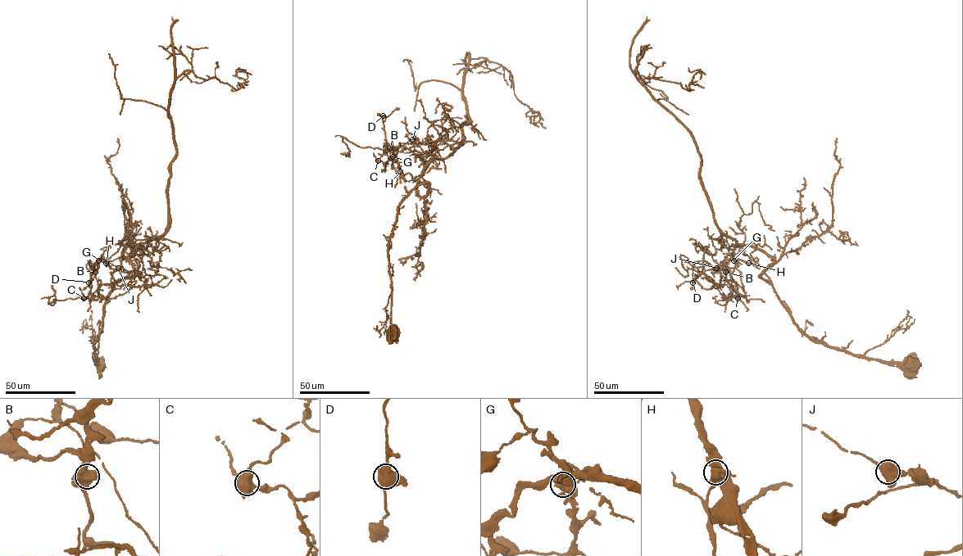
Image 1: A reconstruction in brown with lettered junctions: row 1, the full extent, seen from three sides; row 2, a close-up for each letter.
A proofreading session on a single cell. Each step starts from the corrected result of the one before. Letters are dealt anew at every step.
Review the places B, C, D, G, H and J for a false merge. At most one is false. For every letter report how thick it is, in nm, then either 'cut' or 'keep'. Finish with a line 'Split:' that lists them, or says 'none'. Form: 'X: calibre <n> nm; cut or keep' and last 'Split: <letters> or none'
B: calibre 650 nm; keep
C: calibre 750 nm; keep
D: calibre 700 nm; keep
G: calibre 550 nm; keep
H: calibre 600 nm; keep
J: calibre 600 nm; keep
Split: none

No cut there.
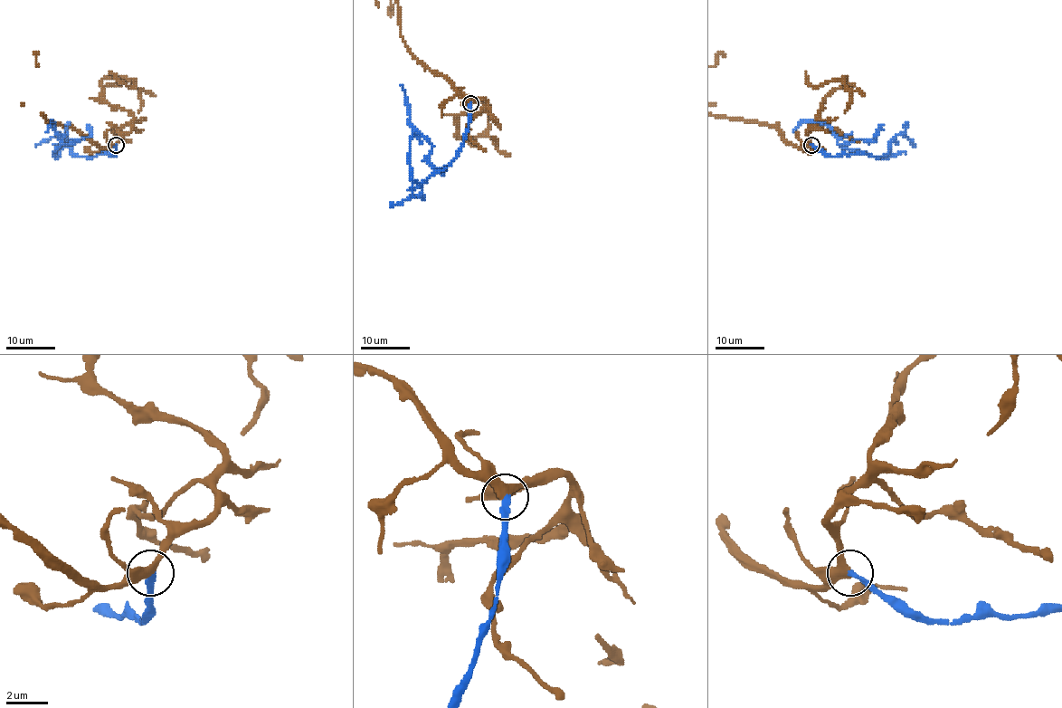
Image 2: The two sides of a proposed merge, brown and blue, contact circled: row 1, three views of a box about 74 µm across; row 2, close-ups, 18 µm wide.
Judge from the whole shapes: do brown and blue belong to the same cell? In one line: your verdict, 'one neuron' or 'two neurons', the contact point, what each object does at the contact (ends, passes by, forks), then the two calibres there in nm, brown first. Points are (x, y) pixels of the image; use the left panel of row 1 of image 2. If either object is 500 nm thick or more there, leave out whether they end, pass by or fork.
one neuron | (116, 145) | brown passes by | blue ends | 360/260 nm

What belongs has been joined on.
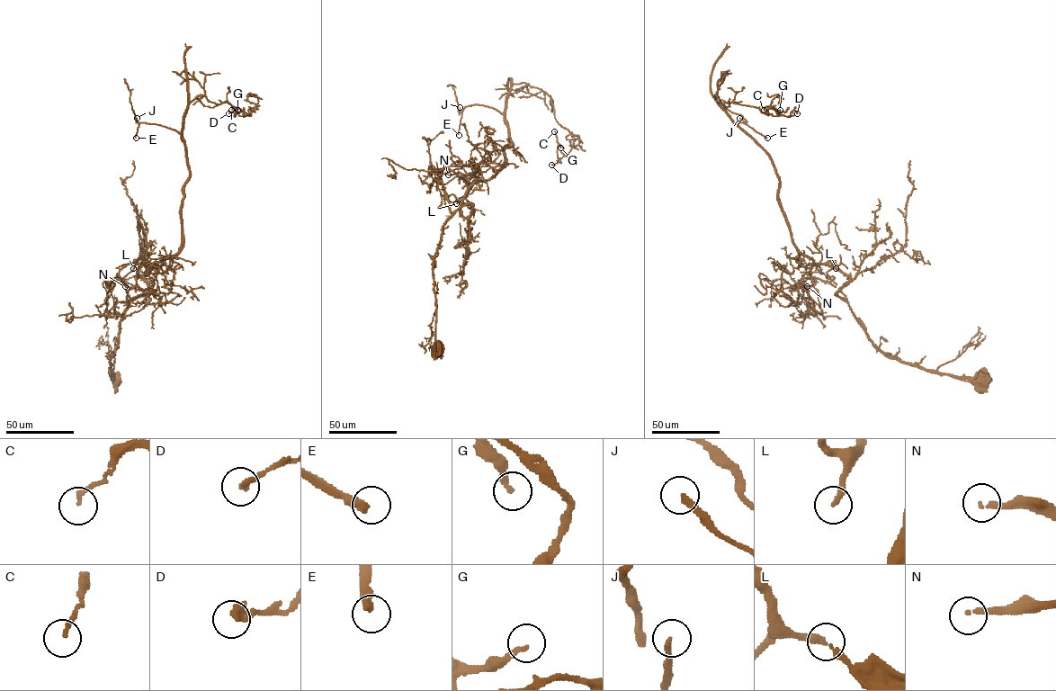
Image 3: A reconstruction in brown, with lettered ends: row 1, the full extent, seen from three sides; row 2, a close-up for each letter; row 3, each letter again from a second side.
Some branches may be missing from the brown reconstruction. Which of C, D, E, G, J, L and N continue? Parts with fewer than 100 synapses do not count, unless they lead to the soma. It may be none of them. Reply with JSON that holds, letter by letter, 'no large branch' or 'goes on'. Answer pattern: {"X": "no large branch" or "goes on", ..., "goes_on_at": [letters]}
{"C": "no large branch", "D": "no large branch", "E": "goes on", "G": "no large branch", "J": "goes on", "L": "goes on", "N": "goes on", "goes_on_at": ["E", "J", "L", "N"]}

